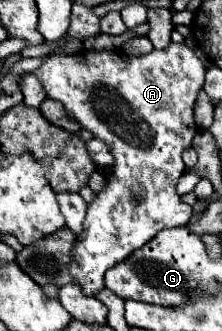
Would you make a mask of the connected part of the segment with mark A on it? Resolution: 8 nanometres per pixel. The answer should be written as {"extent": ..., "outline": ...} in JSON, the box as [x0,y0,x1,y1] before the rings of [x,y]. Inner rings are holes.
{"extent":[32,43,206,295],"outline":[[[170,43],[170,45],[168,45],[166,49],[162,49],[162,51],[156,51],[156,49],[154,49],[154,51],[148,53],[148,55],[126,57],[126,59],[124,59],[124,53],[116,53],[116,51],[86,51],[86,53],[78,53],[78,55],[50,57],[50,59],[46,59],[46,61],[44,61],[36,71],[32,71],[32,73],[44,83],[44,89],[46,89],[46,93],[48,93],[50,99],[60,101],[60,103],[66,107],[66,111],[68,111],[84,129],[92,131],[94,137],[98,137],[98,139],[102,139],[102,141],[106,141],[106,143],[110,145],[112,155],[114,155],[114,159],[116,159],[114,167],[110,169],[106,187],[96,195],[96,199],[94,199],[96,203],[90,203],[90,205],[88,205],[88,213],[86,213],[86,221],[84,221],[84,231],[82,231],[82,235],[76,239],[76,245],[74,245],[74,261],[72,261],[72,267],[70,267],[70,275],[74,275],[74,279],[78,281],[80,289],[82,289],[86,295],[94,295],[96,291],[100,291],[100,289],[104,287],[104,273],[106,273],[110,267],[114,267],[116,263],[124,261],[132,251],[136,251],[136,249],[140,249],[142,245],[146,245],[158,231],[186,225],[186,223],[190,221],[190,217],[202,215],[202,213],[206,211],[206,201],[198,199],[196,205],[194,205],[194,209],[192,209],[190,205],[182,203],[180,197],[176,195],[176,183],[178,183],[178,179],[182,177],[182,171],[184,171],[182,151],[192,145],[192,139],[197,133],[197,126],[192,109],[194,109],[194,103],[196,103],[196,95],[198,95],[198,91],[200,91],[202,85],[204,85],[204,65],[202,65],[202,61],[196,57],[196,53],[194,53],[188,45],[184,45],[184,43]]]}

